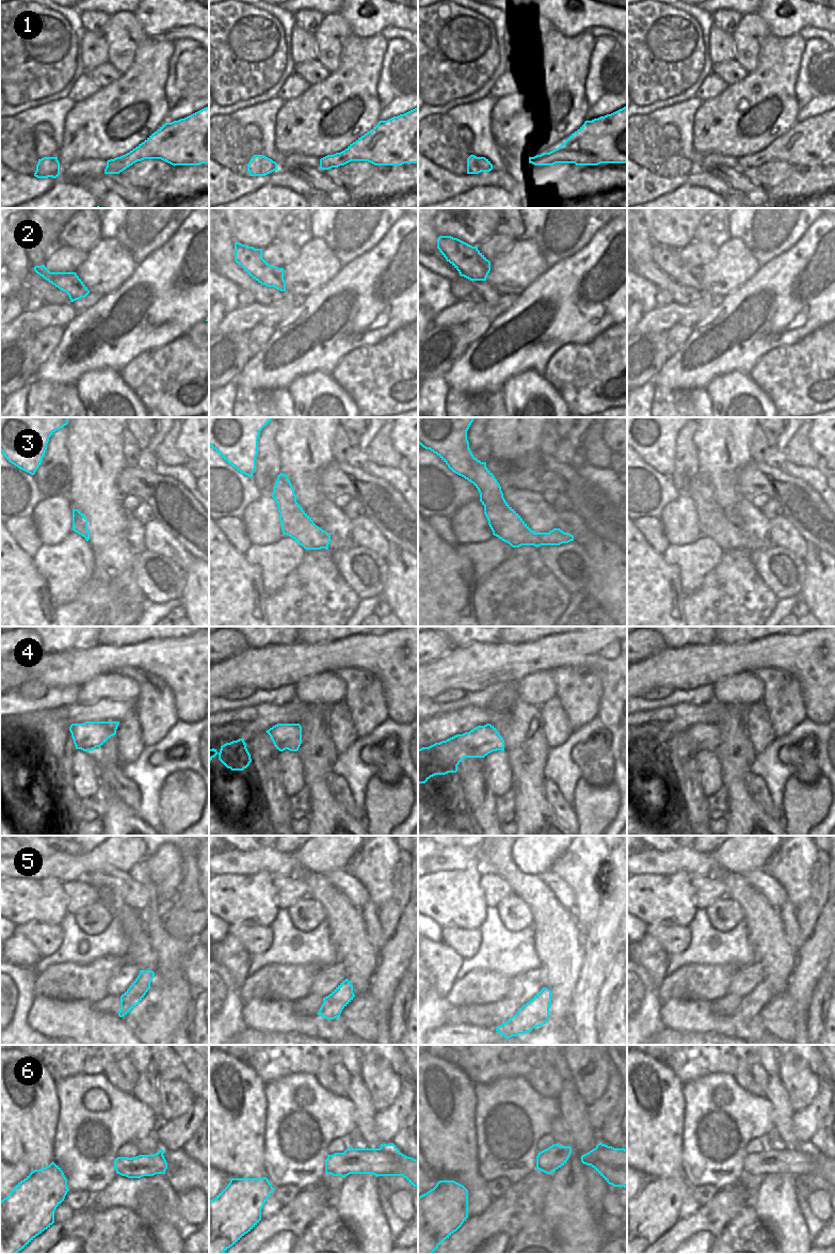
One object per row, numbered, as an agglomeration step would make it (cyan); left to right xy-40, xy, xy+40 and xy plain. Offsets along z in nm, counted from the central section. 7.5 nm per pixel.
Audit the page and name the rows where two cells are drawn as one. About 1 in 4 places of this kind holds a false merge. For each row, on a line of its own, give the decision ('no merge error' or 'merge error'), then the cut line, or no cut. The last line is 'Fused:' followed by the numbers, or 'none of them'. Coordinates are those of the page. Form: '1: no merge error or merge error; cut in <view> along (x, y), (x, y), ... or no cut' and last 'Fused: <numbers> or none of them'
1: no merge error; no cut
2: no merge error; no cut
3: no merge error; no cut
4: no merge error; no cut
5: no merge error; no cut
6: no merge error; no cut
Fused: none of them

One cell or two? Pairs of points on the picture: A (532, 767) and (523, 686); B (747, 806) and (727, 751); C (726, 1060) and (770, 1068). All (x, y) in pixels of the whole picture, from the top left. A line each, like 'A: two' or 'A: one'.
A: two
B: one
C: two

